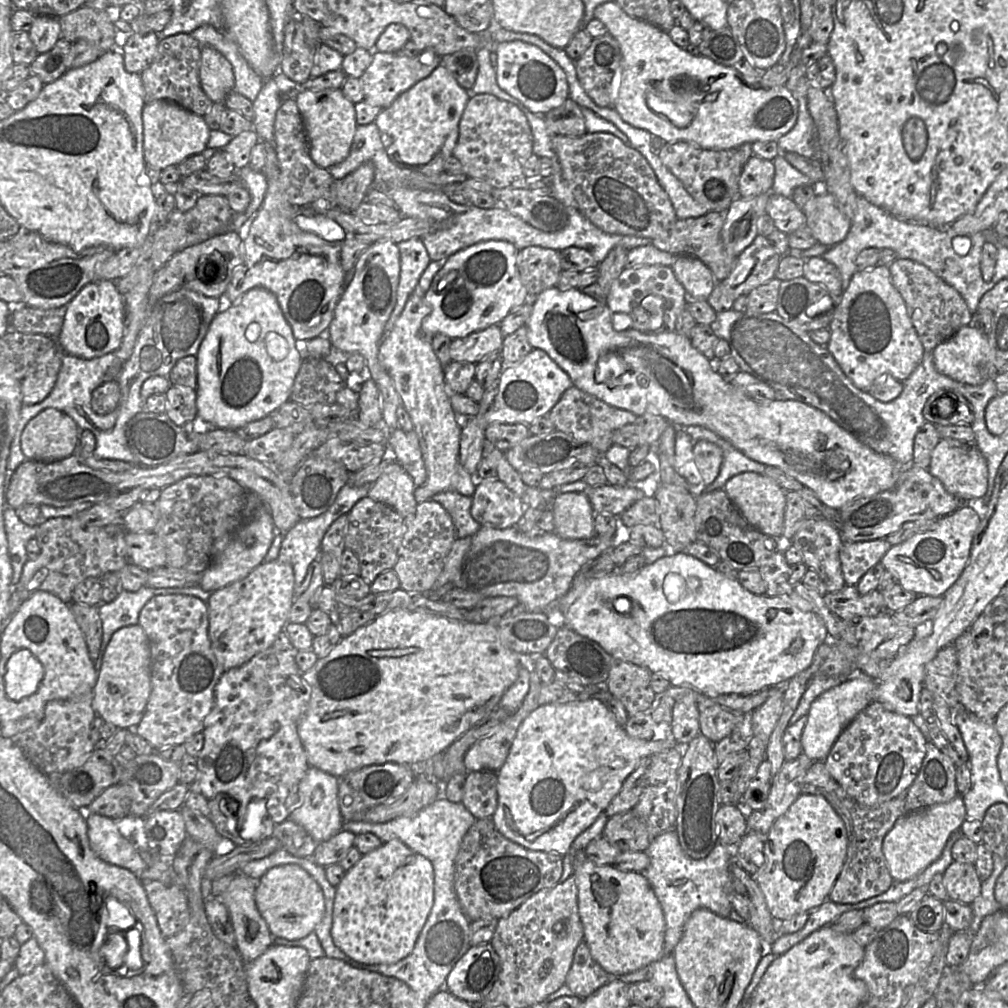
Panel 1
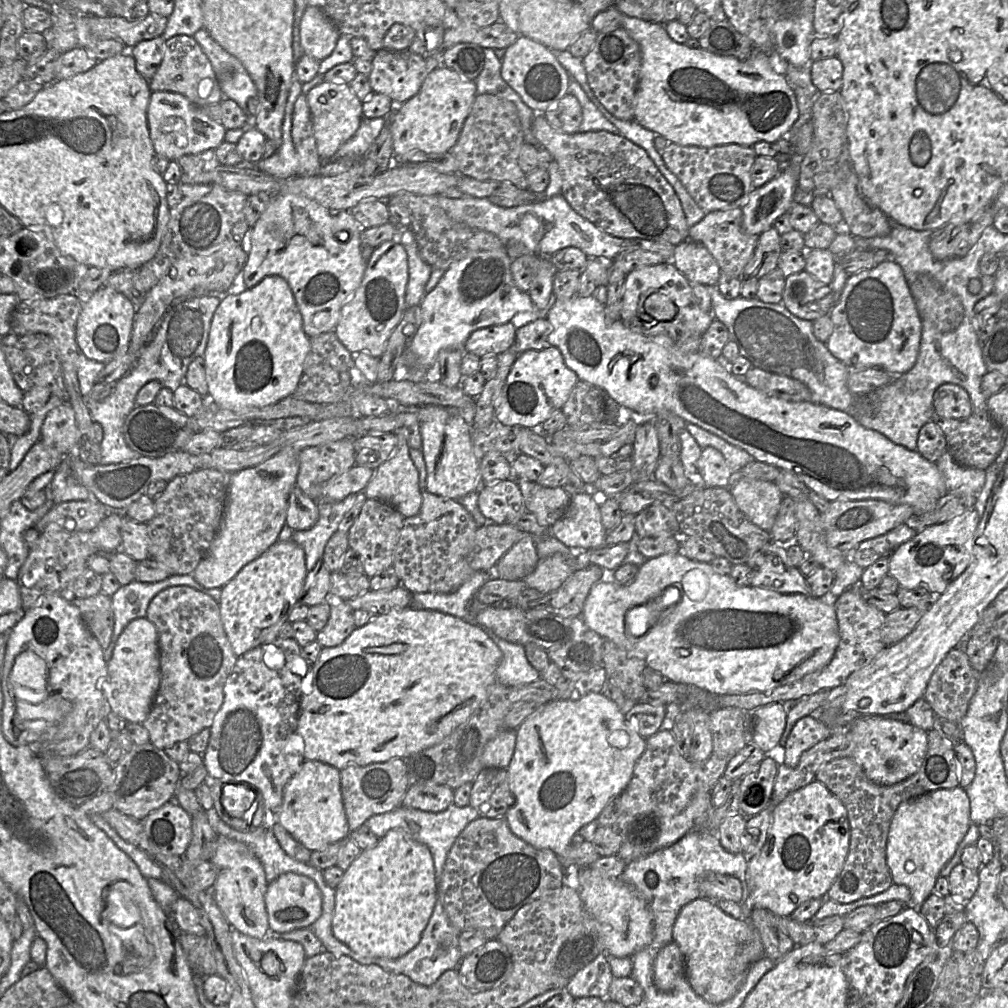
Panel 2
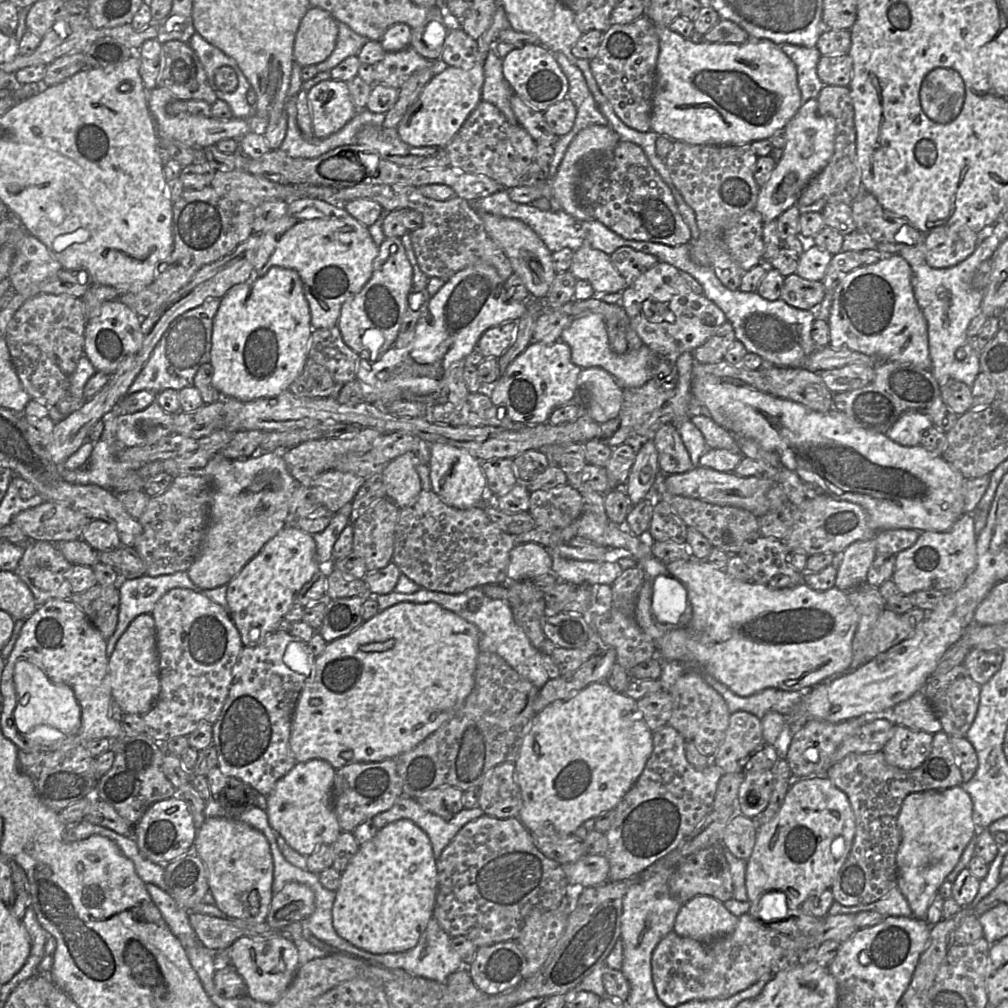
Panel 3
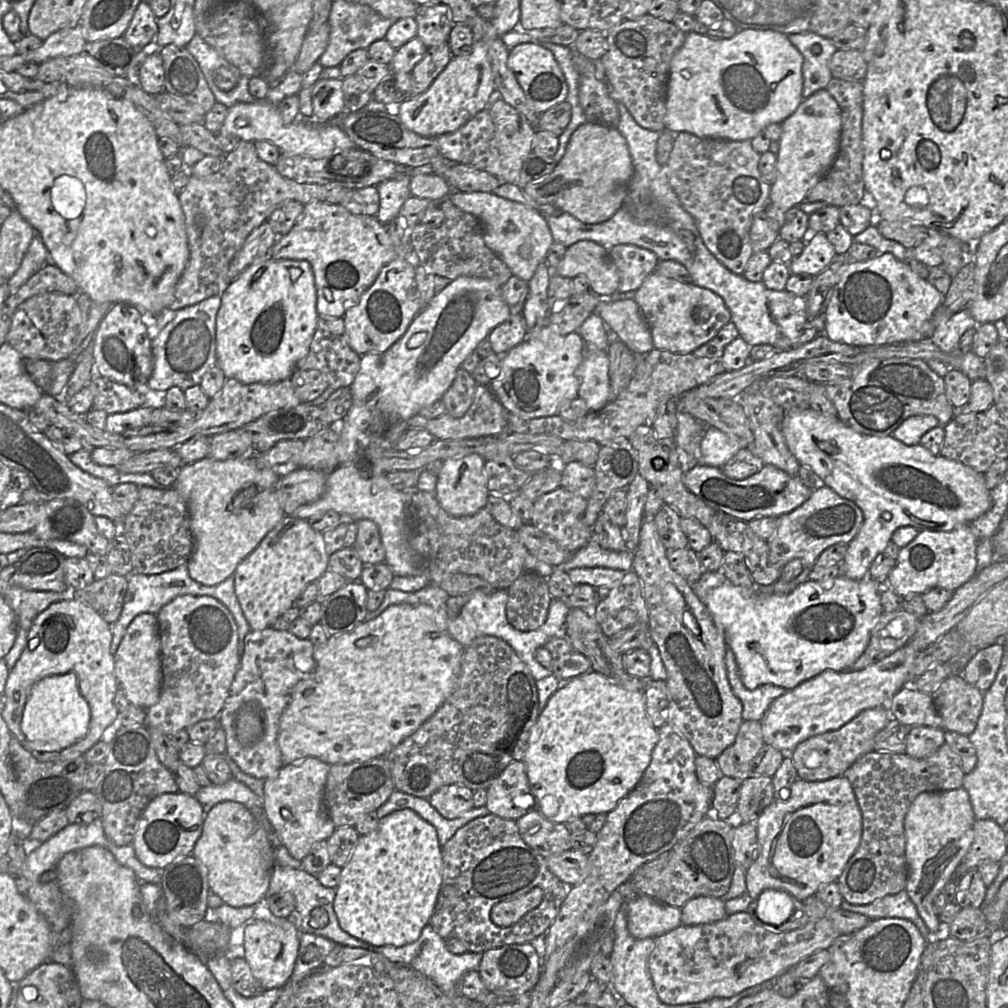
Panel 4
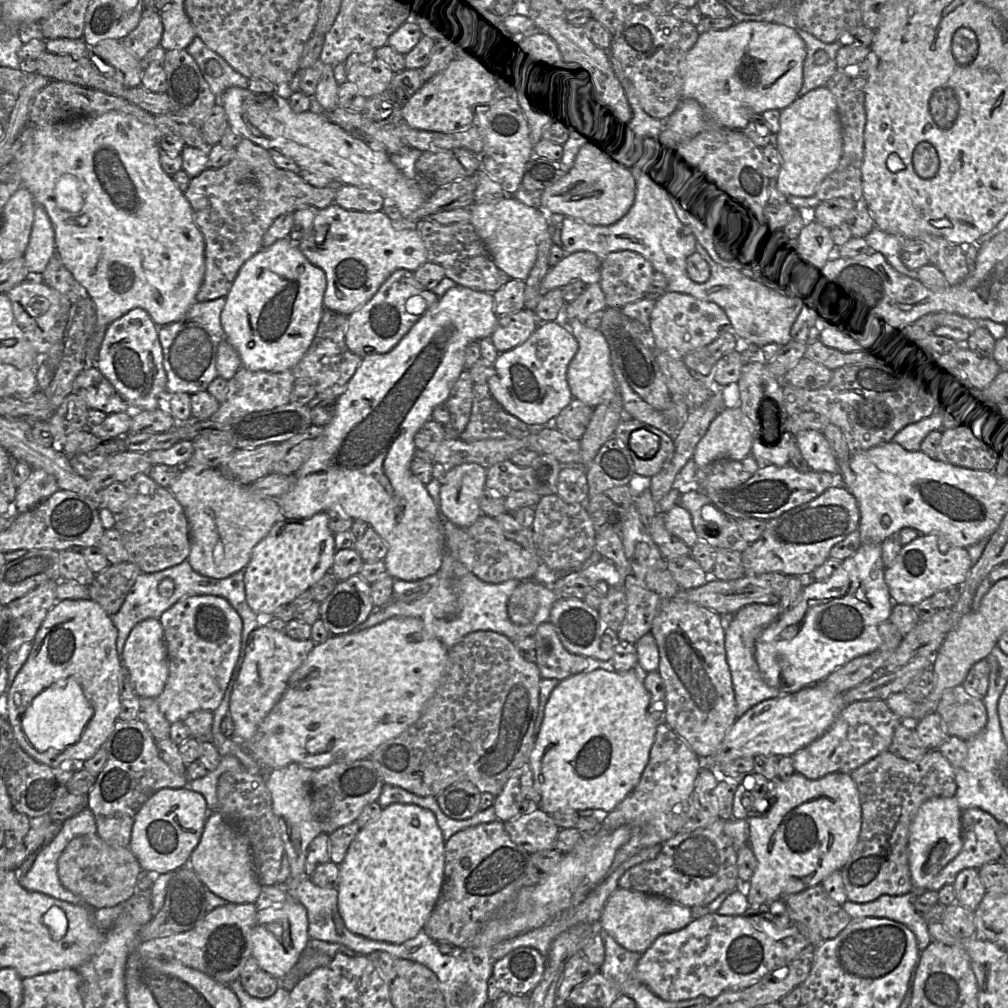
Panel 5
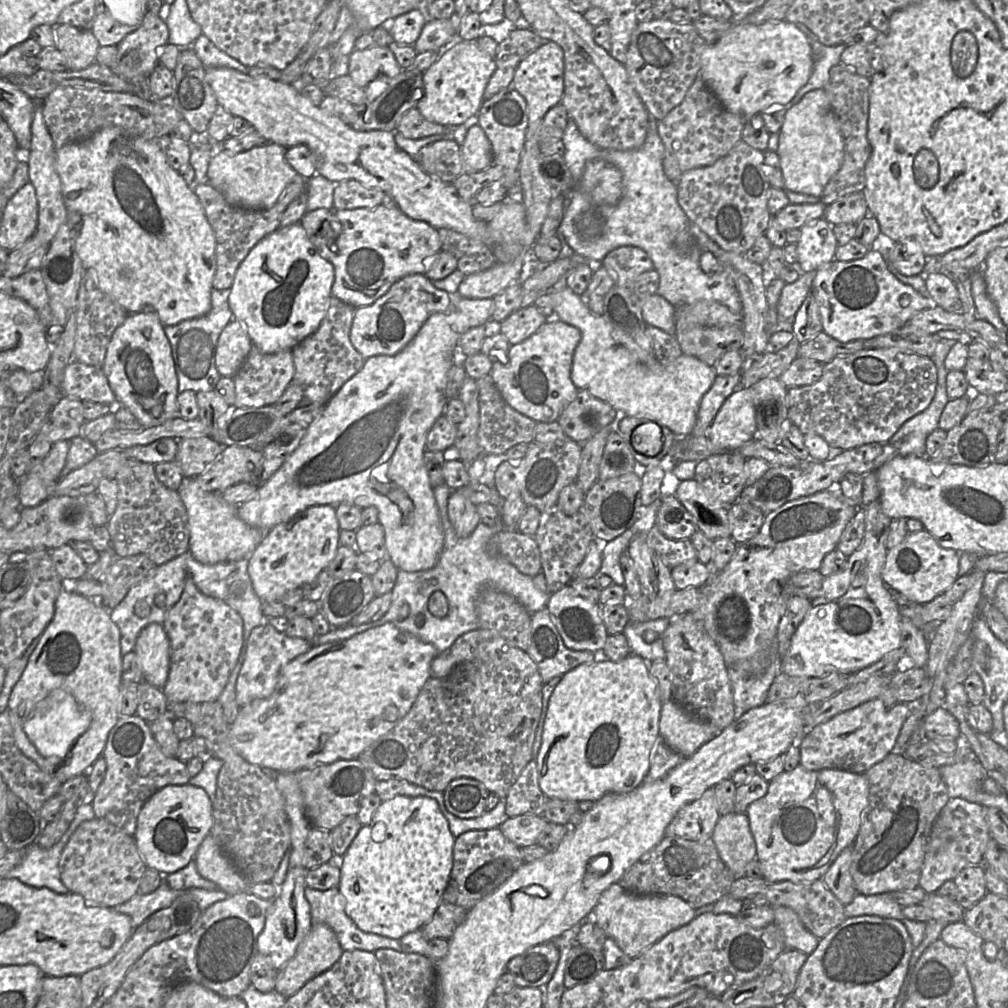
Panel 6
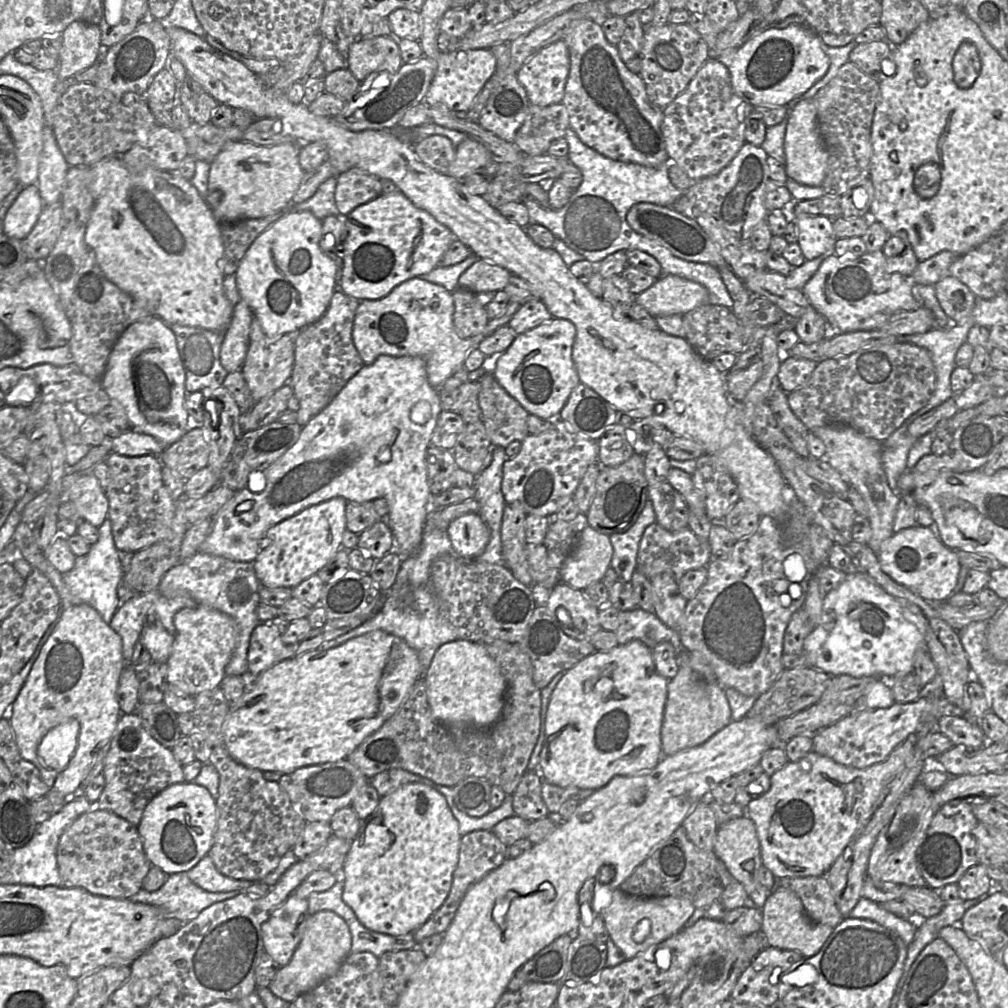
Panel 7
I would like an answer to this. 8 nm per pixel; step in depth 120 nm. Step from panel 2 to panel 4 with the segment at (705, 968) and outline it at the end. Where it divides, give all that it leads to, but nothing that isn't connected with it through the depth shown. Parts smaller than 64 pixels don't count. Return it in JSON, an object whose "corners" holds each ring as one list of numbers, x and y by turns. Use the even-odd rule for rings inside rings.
{"corners":[[698,896,686,902,681,908,681,925,693,926,719,921,727,916,722,899]]}

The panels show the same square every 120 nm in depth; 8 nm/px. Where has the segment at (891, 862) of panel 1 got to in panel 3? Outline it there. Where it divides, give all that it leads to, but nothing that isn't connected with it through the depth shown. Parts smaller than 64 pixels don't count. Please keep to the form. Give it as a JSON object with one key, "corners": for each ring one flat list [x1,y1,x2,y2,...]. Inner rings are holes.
{"corners":[[962,786,915,792,903,800,897,817,901,832,901,844,896,854,897,887,907,899,914,917,926,919,933,896,977,834,972,813,972,799]]}

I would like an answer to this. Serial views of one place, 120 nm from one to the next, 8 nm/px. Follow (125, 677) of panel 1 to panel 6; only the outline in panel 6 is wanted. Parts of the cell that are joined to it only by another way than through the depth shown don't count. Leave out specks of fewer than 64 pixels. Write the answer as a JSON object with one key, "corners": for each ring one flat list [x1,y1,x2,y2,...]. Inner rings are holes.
{"corners":[[151,623,139,634,134,651,139,659,143,680,163,689,169,675,170,644,163,625]]}

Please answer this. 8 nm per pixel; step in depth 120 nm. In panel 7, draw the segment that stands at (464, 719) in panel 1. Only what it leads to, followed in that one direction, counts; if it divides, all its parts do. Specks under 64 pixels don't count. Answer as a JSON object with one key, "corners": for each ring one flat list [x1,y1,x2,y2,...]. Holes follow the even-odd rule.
{"corners":[[375,630,330,648,285,659,264,671,247,688,222,726,230,756,261,772,291,774,305,766,346,759,402,705,422,676,417,652,401,638]]}

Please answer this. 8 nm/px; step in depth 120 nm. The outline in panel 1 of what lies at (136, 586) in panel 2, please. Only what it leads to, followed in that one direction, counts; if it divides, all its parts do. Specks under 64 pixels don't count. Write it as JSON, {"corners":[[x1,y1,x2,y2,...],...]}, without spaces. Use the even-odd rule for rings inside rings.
{"corners":[[200,586,151,588,143,587,137,592,121,590,117,598,110,603,98,606,103,625,103,638,99,656,95,661,95,669,99,672,105,650,113,634,127,626,137,625,143,607,155,596,167,594,183,594,199,598,207,602,212,592,204,591]]}

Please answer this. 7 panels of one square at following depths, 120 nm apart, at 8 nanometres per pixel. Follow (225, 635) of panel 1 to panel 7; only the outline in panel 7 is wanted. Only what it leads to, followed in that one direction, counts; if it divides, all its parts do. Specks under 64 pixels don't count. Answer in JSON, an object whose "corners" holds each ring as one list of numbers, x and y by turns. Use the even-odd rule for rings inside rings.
{"corners":[[334,497,310,506,271,527,266,533,264,547,253,562,261,586,293,589,317,574,342,548,347,503,343,497]]}

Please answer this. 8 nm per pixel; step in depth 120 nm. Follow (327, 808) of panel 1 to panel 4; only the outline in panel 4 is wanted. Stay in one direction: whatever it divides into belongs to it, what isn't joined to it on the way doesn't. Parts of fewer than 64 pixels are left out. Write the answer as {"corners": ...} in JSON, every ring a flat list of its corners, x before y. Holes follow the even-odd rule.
{"corners":[[311,756,283,765,276,776,265,779,263,803,267,818,290,855,301,862,315,843,327,840,336,829,324,804,329,769,329,764]]}

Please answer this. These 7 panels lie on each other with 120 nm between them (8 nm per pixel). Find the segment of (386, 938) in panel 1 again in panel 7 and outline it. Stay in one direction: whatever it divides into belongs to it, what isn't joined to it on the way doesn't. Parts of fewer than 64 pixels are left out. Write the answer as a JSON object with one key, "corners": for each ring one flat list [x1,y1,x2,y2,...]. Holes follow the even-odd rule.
{"corners":[[406,783,399,786,390,794,380,797,379,804,374,812,361,821,361,827,352,841,340,874,340,878,344,881,342,893,344,903,353,910,361,924,369,930,391,936,414,933,441,907,450,892,453,873,459,859,460,840,459,823,449,808,446,798,441,793,421,783]]}

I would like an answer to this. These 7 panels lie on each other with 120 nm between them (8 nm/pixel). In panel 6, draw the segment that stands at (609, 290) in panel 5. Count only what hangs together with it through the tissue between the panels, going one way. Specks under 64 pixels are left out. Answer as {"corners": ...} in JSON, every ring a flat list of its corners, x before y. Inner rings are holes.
{"corners":[[620,246,610,251,601,265,608,271,614,285,631,289,642,273,654,269,648,254,635,246]]}

